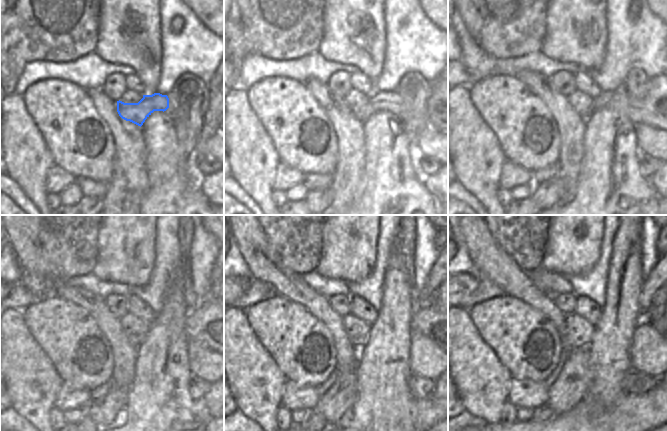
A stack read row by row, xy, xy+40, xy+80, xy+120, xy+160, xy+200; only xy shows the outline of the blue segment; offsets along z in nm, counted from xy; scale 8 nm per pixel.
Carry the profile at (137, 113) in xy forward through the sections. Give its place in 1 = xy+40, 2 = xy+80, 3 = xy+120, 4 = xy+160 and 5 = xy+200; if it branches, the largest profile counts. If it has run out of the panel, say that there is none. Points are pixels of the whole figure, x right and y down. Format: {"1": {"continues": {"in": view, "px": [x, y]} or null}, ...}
{"1": {"continues": {"in": "xy+40", "px": [377, 101]}}, "2": {"continues": {"in": "xy+80", "px": [651, 109]}}, "3": {"continues": {"in": "xy+120", "px": [203, 323]}}, "4": {"continues": {"in": "xy+160", "px": [427, 319]}}, "5": {"continues": {"in": "xy+200", "px": [651, 322]}}}

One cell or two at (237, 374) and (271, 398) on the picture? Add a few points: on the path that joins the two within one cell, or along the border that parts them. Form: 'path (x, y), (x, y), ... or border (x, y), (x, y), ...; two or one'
path (246, 374), (263, 389); one

